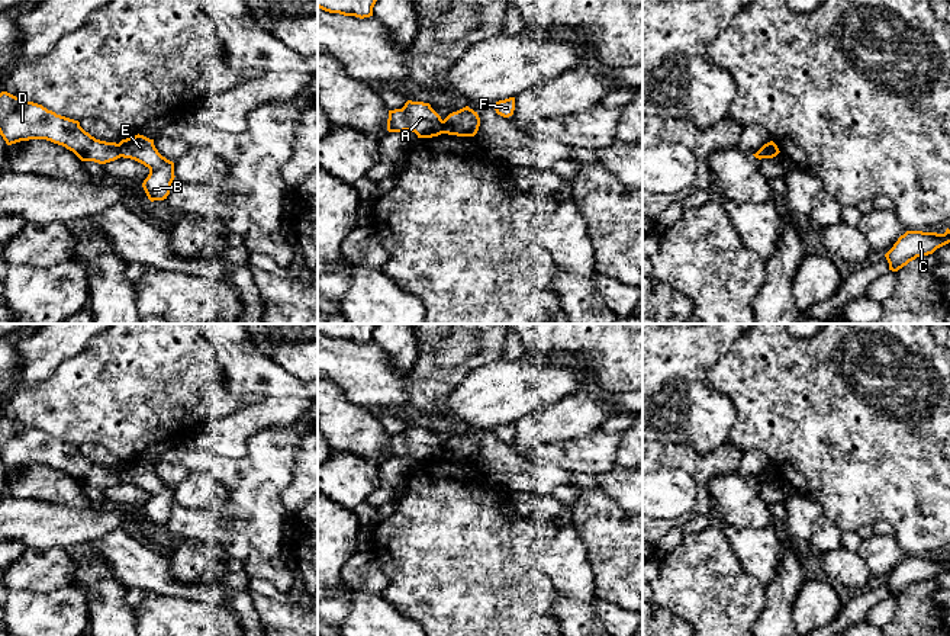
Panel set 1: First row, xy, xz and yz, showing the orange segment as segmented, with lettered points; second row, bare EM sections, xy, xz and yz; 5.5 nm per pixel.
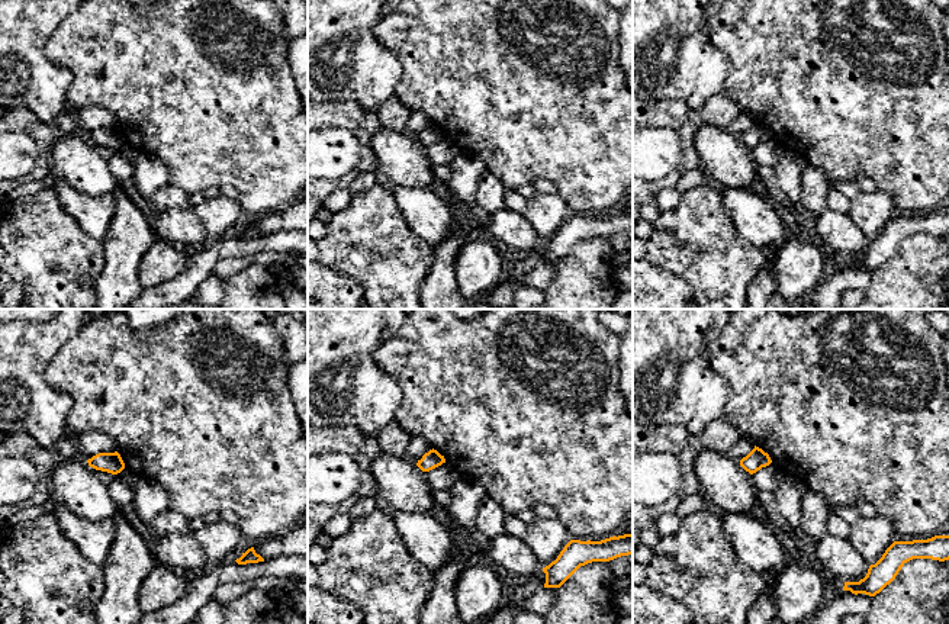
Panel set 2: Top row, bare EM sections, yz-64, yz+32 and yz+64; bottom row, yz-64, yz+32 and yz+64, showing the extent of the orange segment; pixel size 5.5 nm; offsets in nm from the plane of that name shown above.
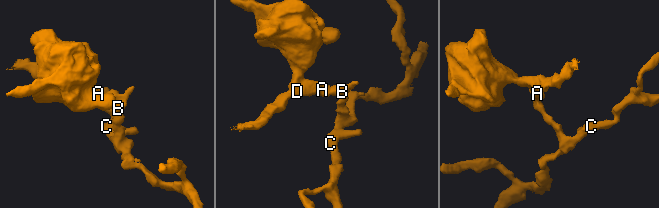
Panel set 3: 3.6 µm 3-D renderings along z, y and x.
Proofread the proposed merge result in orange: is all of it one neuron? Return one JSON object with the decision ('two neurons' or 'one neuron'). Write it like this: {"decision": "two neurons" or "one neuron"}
{"decision": "two neurons"}

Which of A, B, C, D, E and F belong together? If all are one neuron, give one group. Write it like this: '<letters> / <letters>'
A D / B C E F

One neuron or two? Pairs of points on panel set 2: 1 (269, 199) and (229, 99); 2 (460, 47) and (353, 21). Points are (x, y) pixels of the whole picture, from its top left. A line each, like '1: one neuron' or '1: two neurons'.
1: one neuron
2: two neurons

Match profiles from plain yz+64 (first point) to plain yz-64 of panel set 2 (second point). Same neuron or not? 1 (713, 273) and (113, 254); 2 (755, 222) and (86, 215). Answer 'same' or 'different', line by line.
1: different
2: same

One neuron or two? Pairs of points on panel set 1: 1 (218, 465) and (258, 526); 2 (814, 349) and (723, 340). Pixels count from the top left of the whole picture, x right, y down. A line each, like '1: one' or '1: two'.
1: one
2: two

